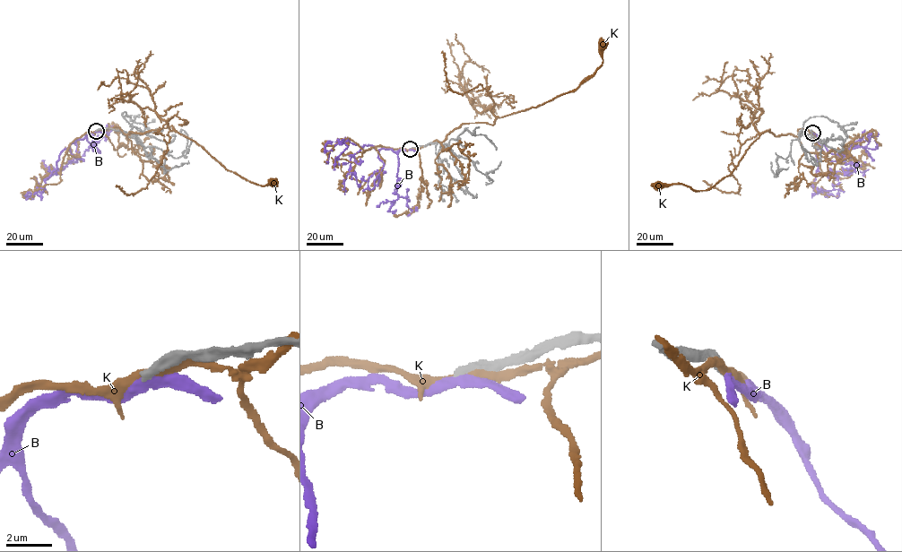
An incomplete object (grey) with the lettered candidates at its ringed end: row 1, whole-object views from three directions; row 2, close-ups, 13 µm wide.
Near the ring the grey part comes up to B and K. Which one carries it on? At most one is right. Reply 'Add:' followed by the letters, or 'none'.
Add: none

